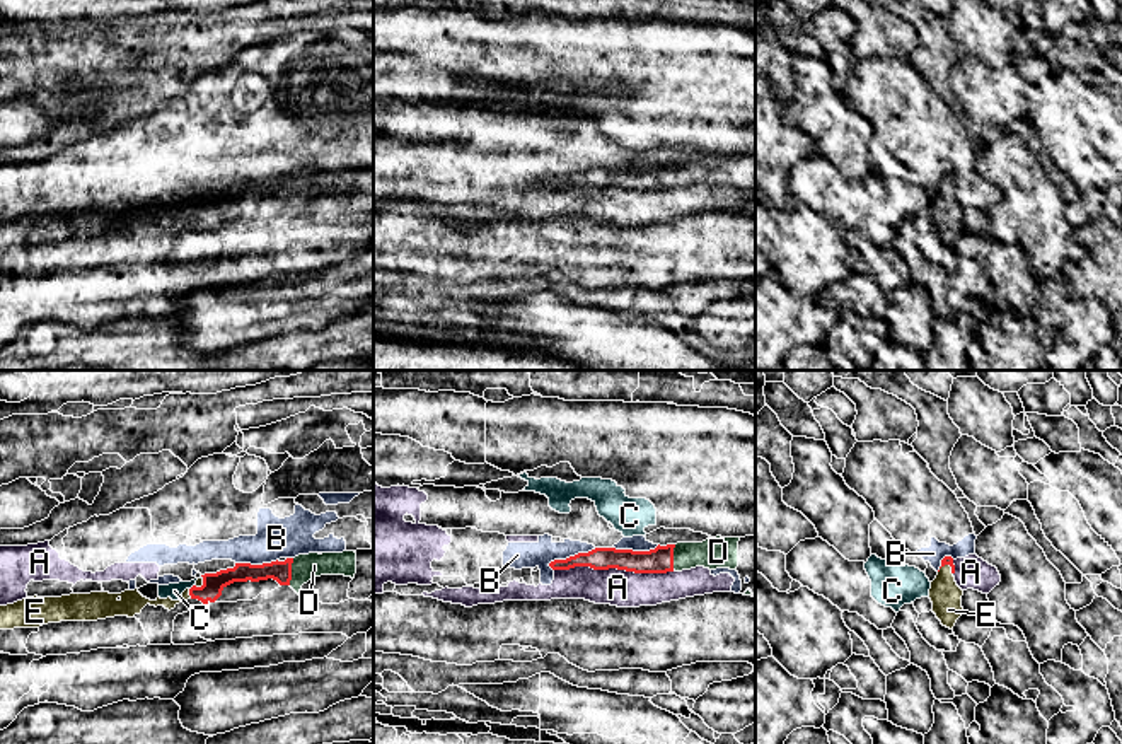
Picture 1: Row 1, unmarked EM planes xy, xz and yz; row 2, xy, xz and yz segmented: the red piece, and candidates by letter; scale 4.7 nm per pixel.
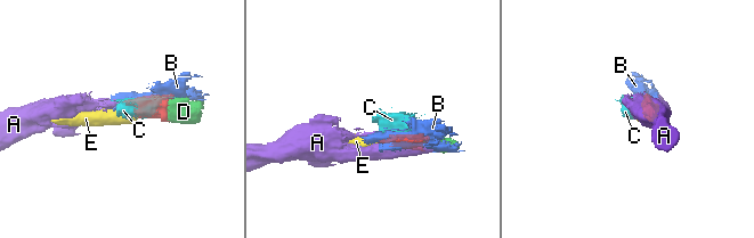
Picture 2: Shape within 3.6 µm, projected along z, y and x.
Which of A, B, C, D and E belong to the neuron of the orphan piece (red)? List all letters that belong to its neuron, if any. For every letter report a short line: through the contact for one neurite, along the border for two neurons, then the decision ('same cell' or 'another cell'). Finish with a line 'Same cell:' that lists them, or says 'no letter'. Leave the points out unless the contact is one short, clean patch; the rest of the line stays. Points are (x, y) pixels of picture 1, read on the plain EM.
A: another cell
B: another cell
C: line xy (195, 202), (190, 207); another cell
D: line xy (278, 188), (290, 190), (306, 185); same cell
E: line xy (213, 202), (190, 212), (174, 220), (137, 217); same cell
Same cell: D, E

